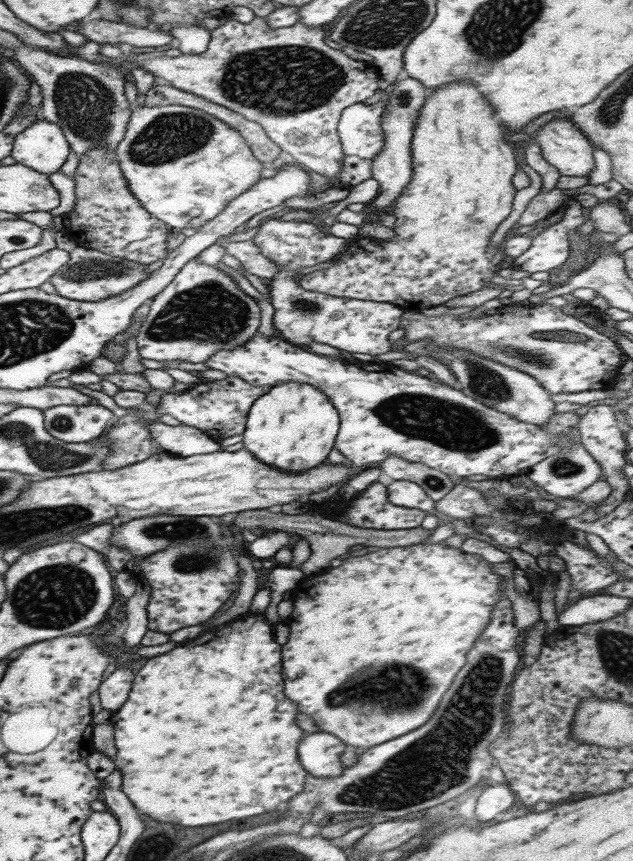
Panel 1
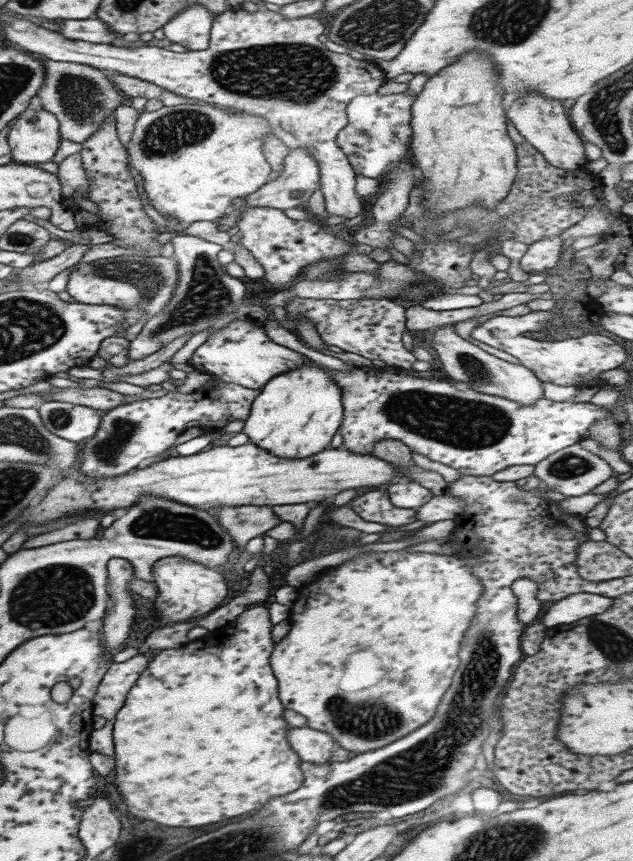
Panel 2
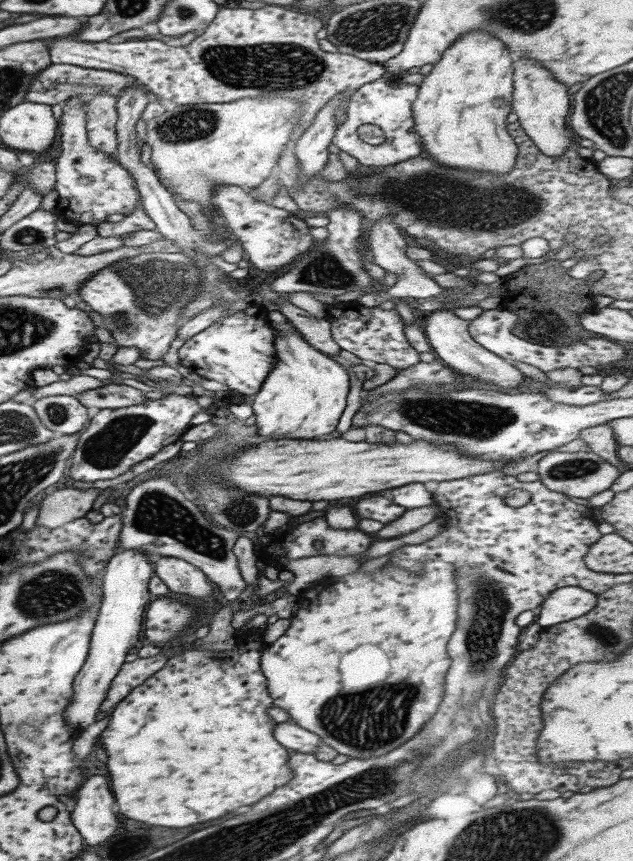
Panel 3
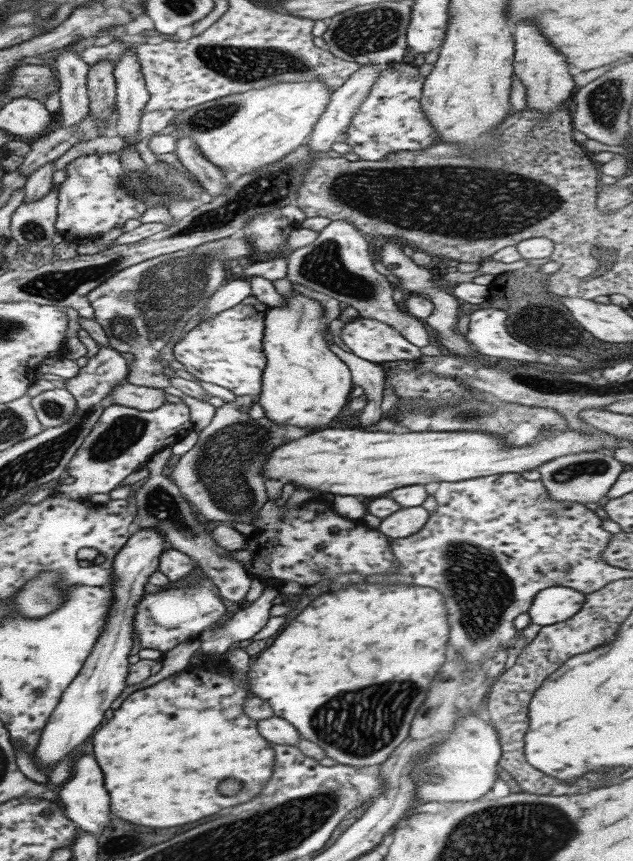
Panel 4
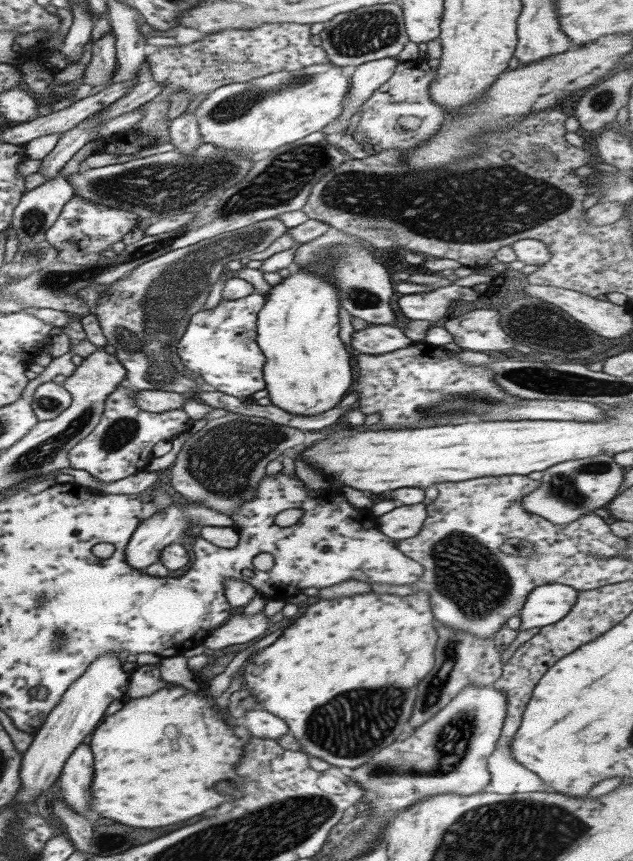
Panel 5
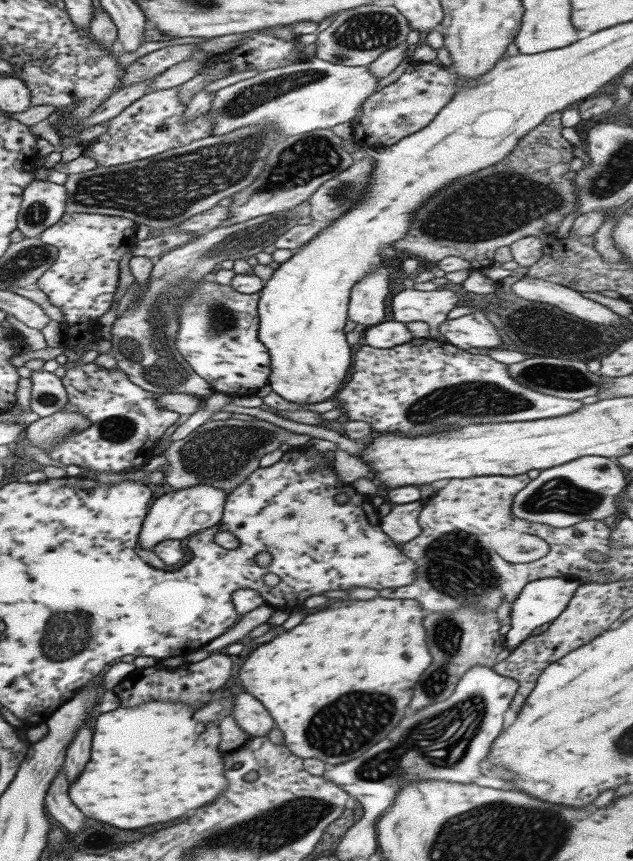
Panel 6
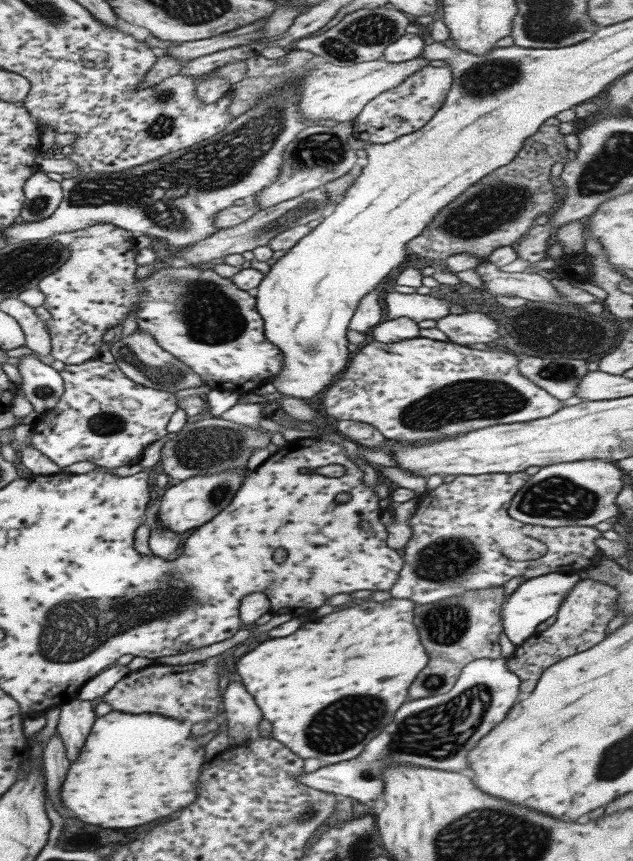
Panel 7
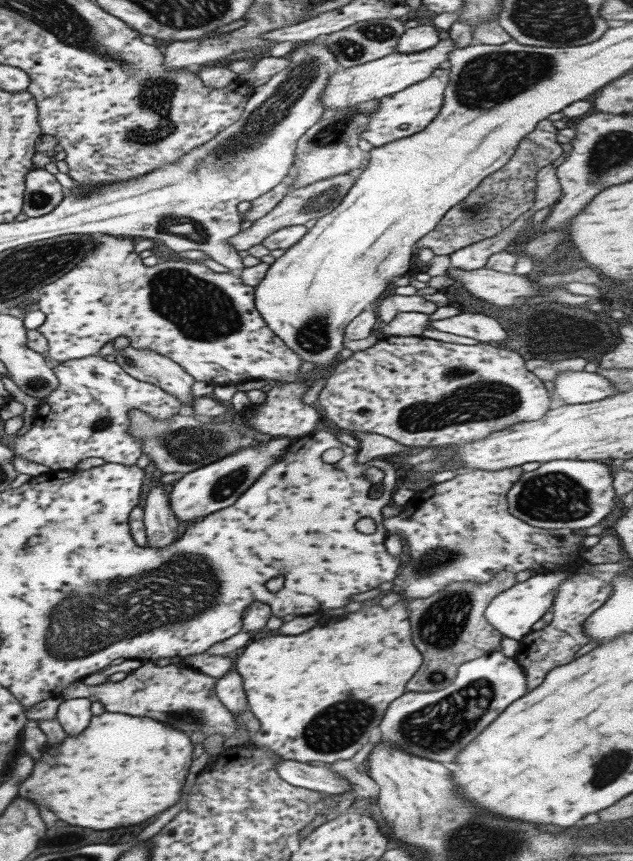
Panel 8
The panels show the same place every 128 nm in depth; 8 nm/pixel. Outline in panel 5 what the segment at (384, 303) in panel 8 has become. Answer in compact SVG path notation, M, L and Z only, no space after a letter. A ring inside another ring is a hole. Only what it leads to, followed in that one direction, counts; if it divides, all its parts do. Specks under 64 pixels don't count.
M447 285L425 293L401 295L397 300L399 312L409 320L429 320L435 322L448 315L452 300L473 302L479 292L471 287Z

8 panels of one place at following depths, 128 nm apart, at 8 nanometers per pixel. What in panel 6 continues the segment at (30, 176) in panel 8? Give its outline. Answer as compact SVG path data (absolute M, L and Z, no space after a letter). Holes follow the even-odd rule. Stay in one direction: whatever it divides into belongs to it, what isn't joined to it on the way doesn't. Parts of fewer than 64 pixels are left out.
M33 179L22 190L21 198L16 228L24 238L31 238L62 217L67 193L61 184Z

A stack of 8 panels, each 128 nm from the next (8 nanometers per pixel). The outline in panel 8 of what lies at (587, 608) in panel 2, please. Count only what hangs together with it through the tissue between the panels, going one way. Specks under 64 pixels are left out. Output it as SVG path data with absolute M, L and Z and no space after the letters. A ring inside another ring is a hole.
M555 571L550 573L535 573L523 582L516 582L507 590L496 594L485 607L484 619L503 637L518 641L531 631L531 626L539 620L553 602L553 593L556 586L572 572Z

